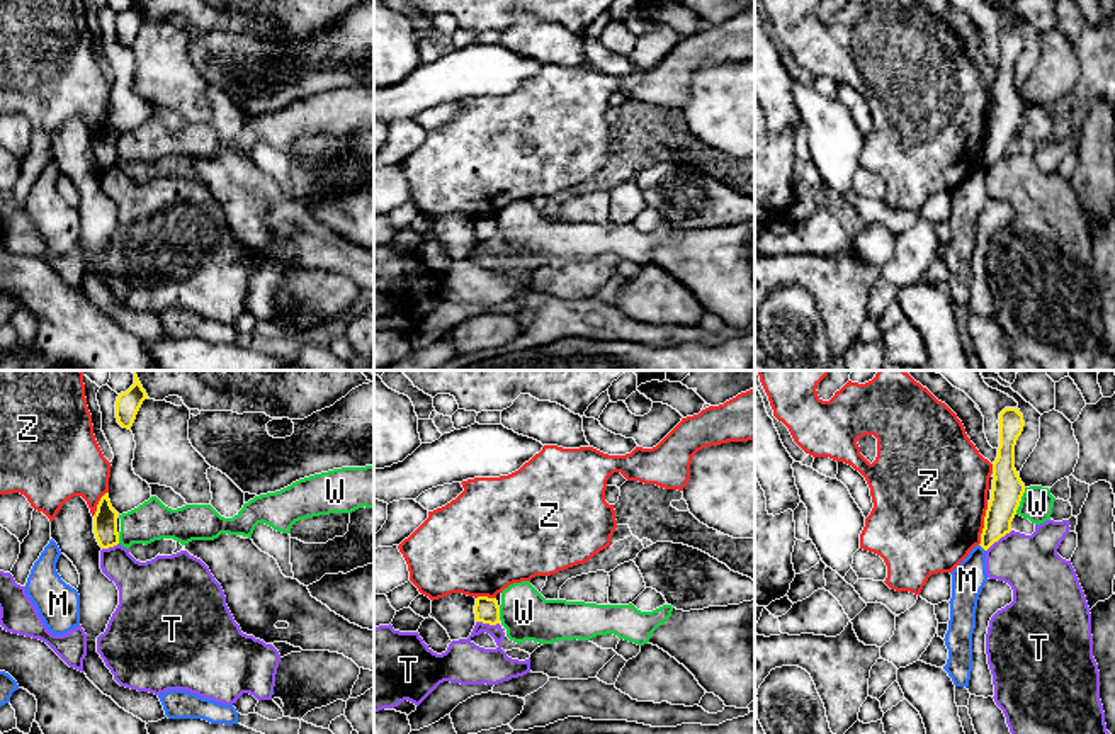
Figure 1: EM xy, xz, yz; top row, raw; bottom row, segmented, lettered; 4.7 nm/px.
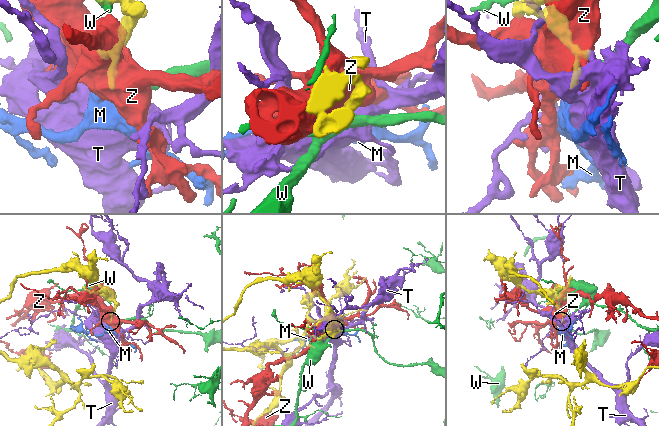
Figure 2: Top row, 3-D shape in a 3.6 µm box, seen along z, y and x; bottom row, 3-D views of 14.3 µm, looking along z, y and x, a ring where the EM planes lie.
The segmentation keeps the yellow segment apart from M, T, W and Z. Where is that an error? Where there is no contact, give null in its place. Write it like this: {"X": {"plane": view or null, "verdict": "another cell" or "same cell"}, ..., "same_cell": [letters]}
{"M": {"plane": "yz", "verdict": "another cell"}, "T": {"plane": "yz", "verdict": "another cell"}, "W": {"plane": "yz", "verdict": "another cell"}, "Z": {"plane": "yz", "verdict": "another cell"}, "same_cell": []}

